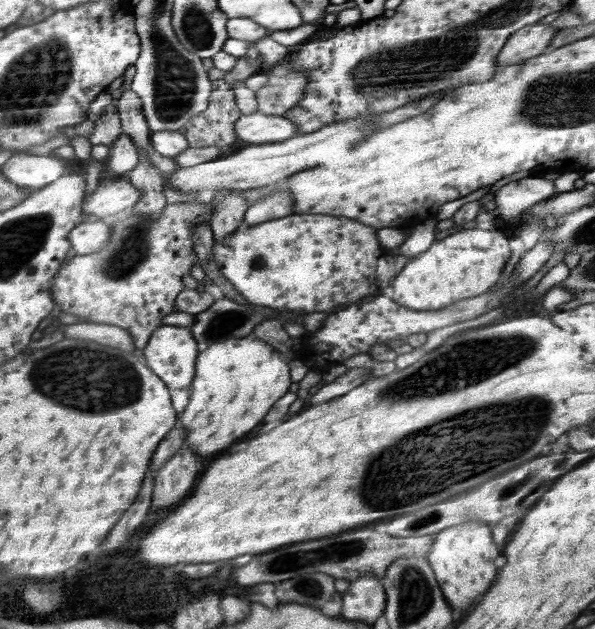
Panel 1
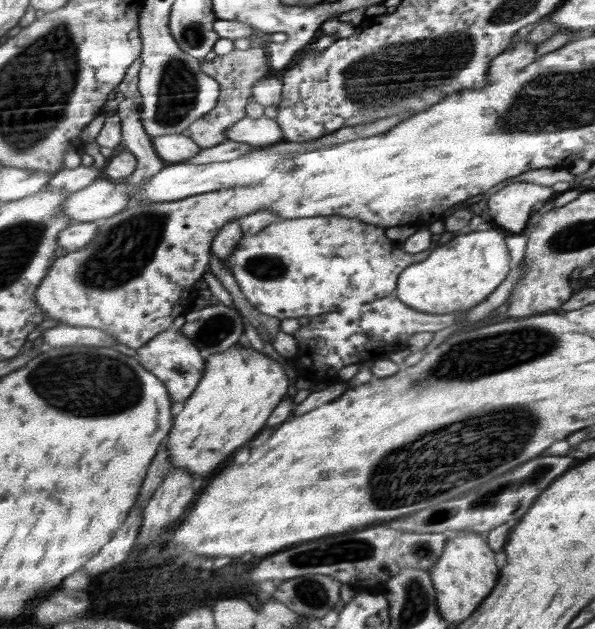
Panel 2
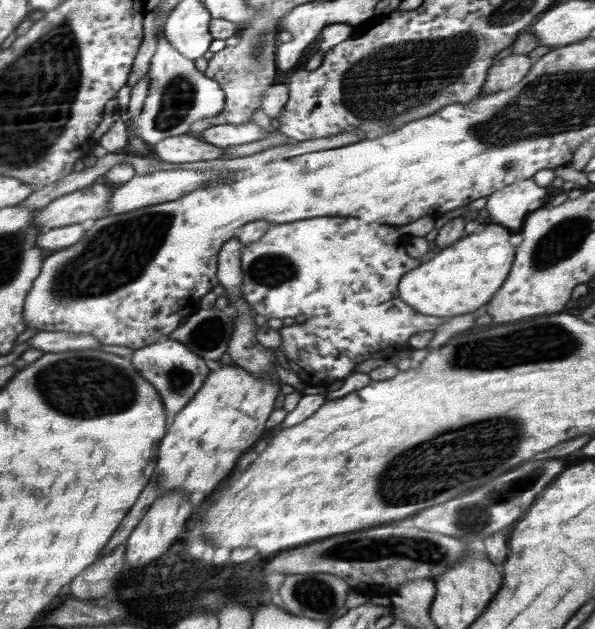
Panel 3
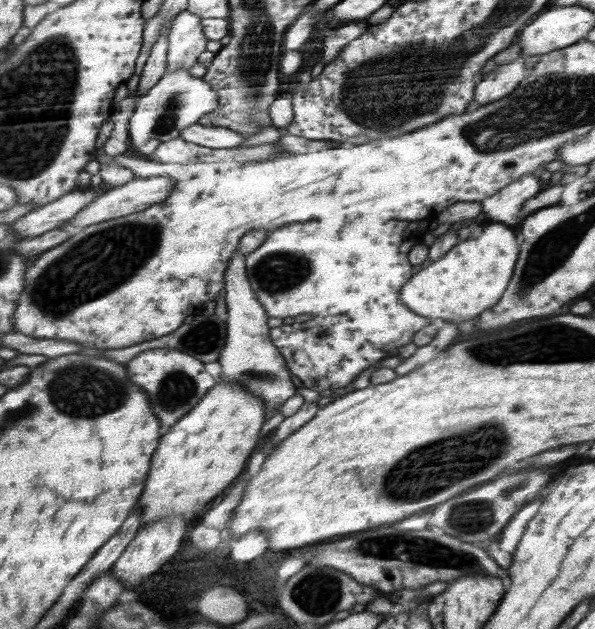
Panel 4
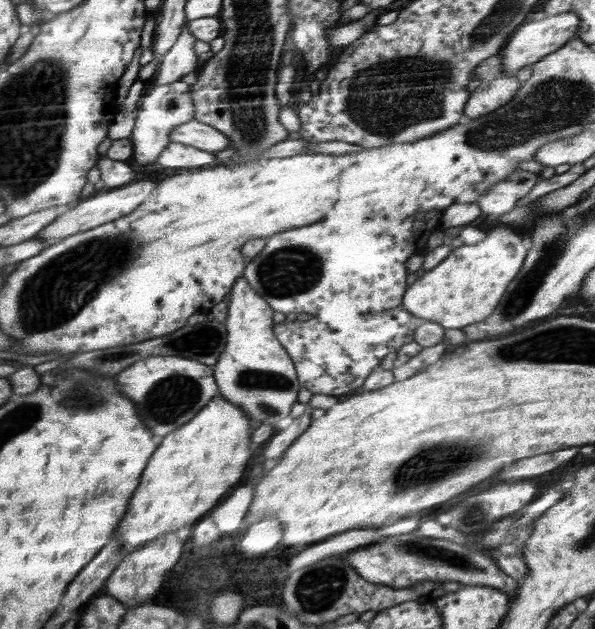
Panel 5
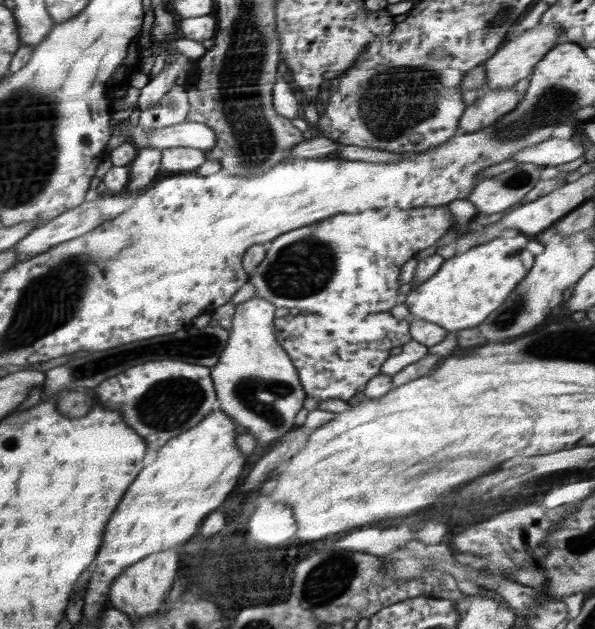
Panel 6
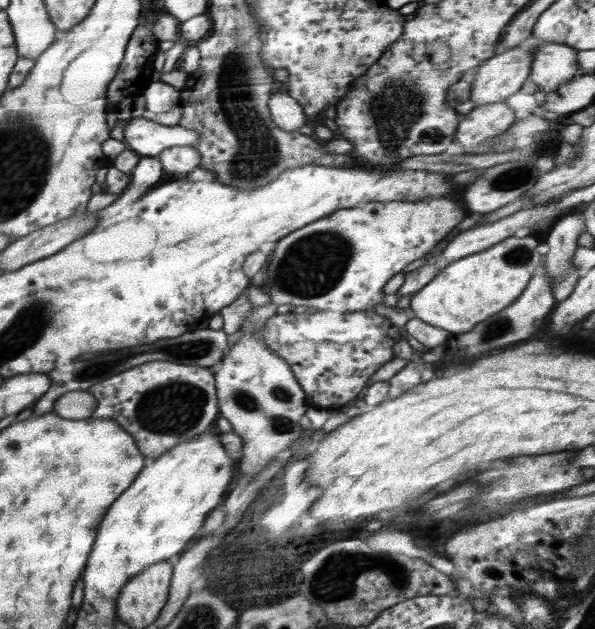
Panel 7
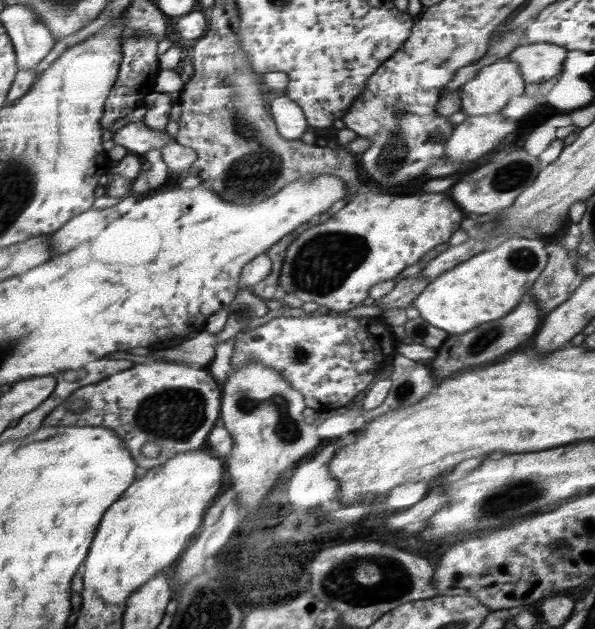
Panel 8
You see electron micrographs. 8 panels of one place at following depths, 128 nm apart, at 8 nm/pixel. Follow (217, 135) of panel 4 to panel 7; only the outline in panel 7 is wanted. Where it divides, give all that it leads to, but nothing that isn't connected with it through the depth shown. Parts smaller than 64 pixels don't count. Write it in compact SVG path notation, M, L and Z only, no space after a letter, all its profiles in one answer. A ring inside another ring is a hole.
M144 117L130 119L123 133L127 148L142 157L156 157L171 146L192 146L200 138L194 129L162 126Z

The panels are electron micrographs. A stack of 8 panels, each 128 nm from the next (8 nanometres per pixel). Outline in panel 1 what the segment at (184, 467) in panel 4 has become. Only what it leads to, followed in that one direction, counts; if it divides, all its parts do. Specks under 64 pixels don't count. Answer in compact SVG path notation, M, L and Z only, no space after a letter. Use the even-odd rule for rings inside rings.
M254 335L216 341L198 353L192 394L179 420L190 432L186 444L198 456L214 456L228 448L232 440L258 426L270 406L288 392L292 384L290 366L280 354L274 346Z

